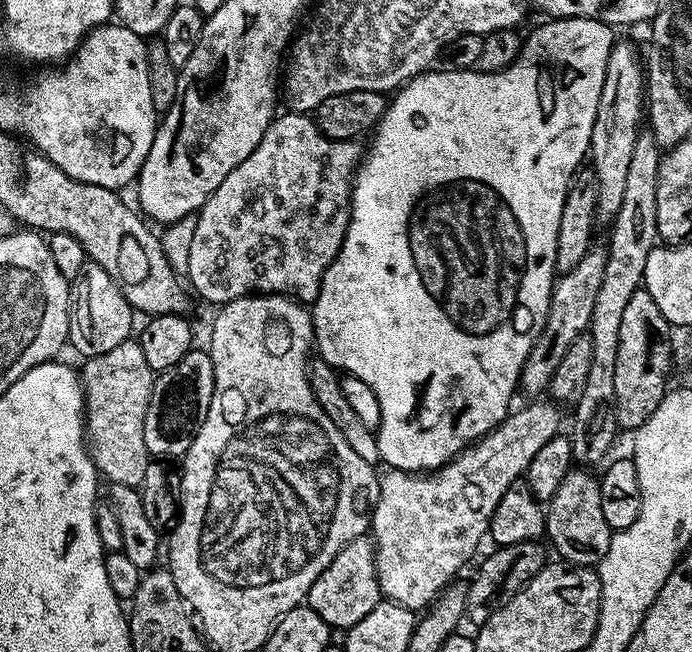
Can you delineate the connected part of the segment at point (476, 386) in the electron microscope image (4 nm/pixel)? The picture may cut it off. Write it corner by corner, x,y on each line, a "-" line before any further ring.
585,16
552,18
549,24
544,24
541,28
534,29
529,36
526,36
526,39
520,45
520,52
516,55
514,63
497,72
482,72
471,68
457,68
455,66
447,66
448,68
442,69
441,72
432,72
433,70
417,72
389,99
388,109
384,111
384,116
379,120
374,131
371,133
370,139
372,139
372,145
366,148
366,151
363,153
352,181
352,216
346,226
344,241
340,247
339,254
334,258
334,262
330,262
330,266
322,278
320,289
318,290
318,298
311,304
310,311
312,313
314,348
318,353
319,359
325,360
326,363
331,364
333,368
339,370
341,373
353,376
354,378
362,378
362,382
366,382
366,386
370,386
370,390
374,390
374,395
378,398
378,406
382,406
380,427
375,429
376,441
378,442
381,461
385,465
388,463
387,467
389,469
423,474
429,470
441,468
444,464
450,463
463,448
468,447
469,444
476,443
477,440
481,440
487,432
493,432
510,415
508,403
511,402
512,395
518,392
520,375
524,369
526,358
530,354
530,350
536,345
538,337
544,333
544,323
546,322
546,316
550,310
550,302
552,301
552,285
558,276
556,271
558,222
562,219
562,206
566,202
568,185
571,184
572,177
581,171
583,164
580,163
583,160
585,163
586,157
589,155
588,147
590,146
590,134
594,130
594,114
598,114
598,98
602,98
602,86
606,78
606,62
610,58
614,43
612,32
613,29
609,25
603,24
600,20
587,20

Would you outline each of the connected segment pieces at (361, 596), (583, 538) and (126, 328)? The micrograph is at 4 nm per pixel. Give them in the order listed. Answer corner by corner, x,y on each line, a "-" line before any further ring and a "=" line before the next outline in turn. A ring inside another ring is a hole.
367,535
354,538
346,546
342,546
342,550
338,550
334,562
330,562
330,566
326,566
322,574
318,574
314,586
310,586
306,601
308,607
312,608
329,628
345,629
353,628
355,624
362,622
362,618
366,618
366,614
370,614
370,610
374,610
374,606
381,602
382,593
376,573
376,545
=
576,466
562,478
561,485
554,496
546,502
547,531
546,540
556,547
555,554
561,561
569,564
596,566
610,550
613,528
602,514
601,481
591,476
591,471
=
89,263
76,275
70,288
70,311
68,313
68,338
71,347
81,352
81,357
87,358
106,354
114,350
123,340
129,339
132,332
132,316
134,310
126,302
122,290
102,270
102,266

